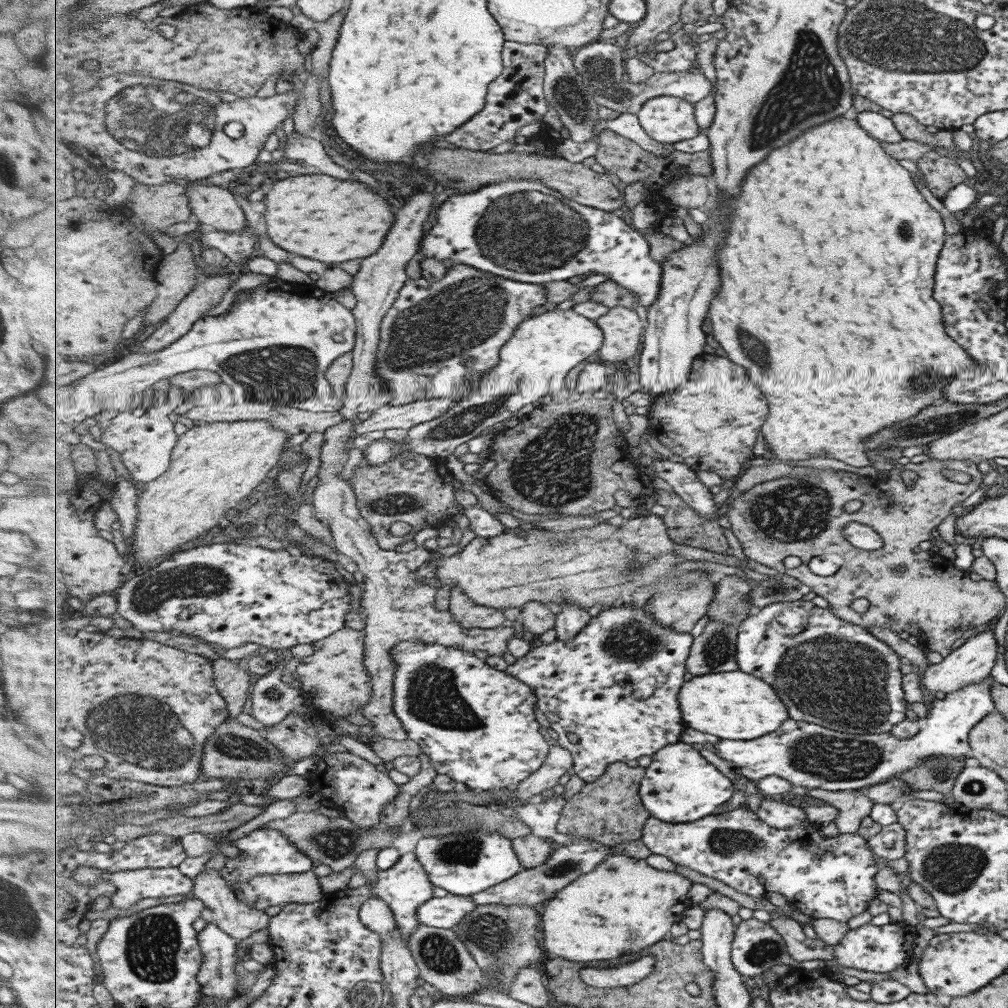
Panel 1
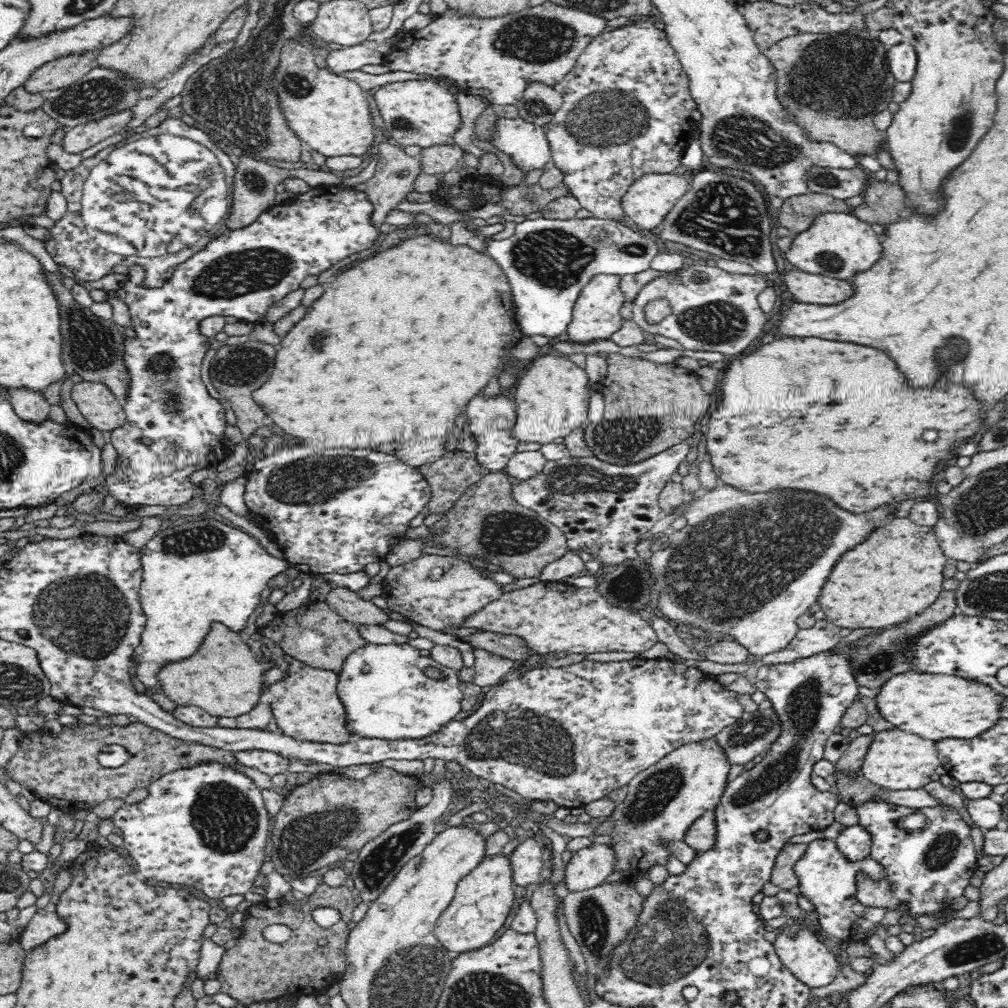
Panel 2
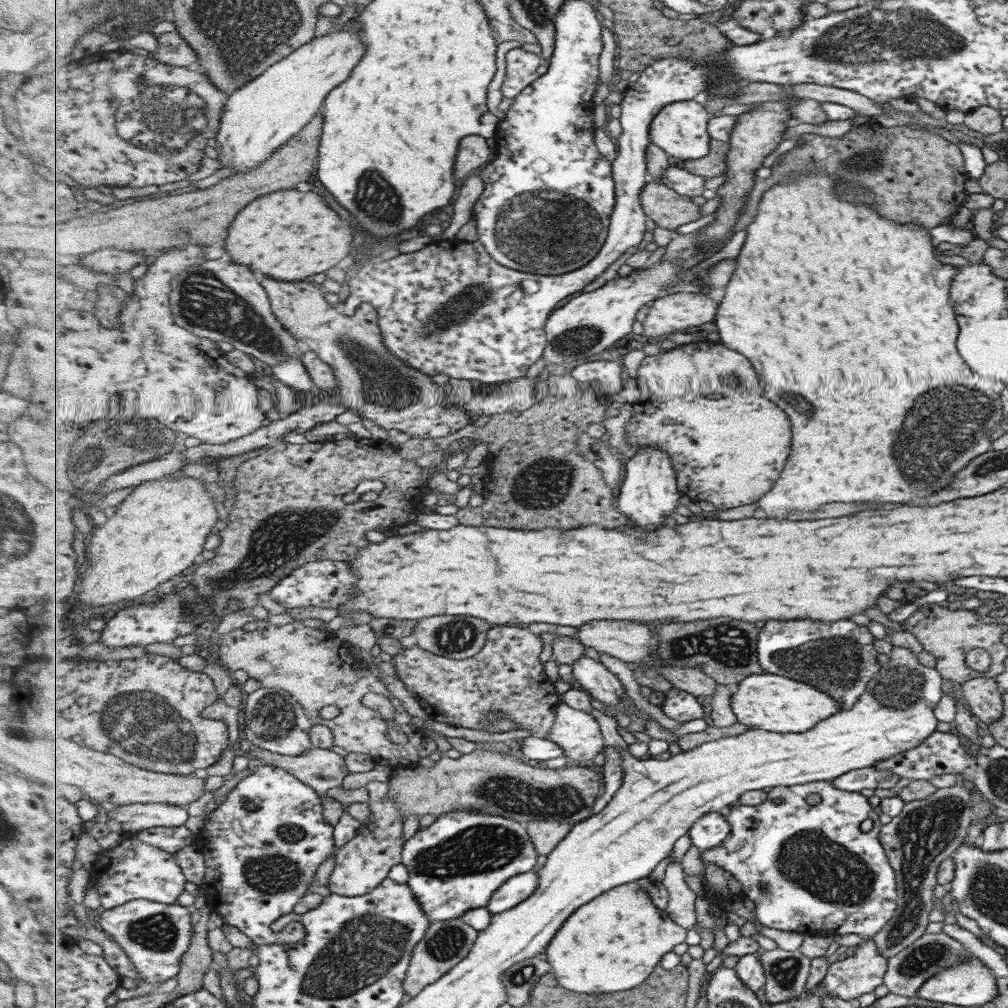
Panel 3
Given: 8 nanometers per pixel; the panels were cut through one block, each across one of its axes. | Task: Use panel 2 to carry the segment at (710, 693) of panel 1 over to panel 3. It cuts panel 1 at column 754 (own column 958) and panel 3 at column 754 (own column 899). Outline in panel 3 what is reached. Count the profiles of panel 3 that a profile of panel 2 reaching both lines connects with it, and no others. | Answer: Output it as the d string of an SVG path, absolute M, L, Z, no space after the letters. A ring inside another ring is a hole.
M767 672L747 676L739 686L735 686L731 706L737 715L737 722L751 729L784 733L811 731L820 720L827 719L839 710L839 703L833 697L812 684Z

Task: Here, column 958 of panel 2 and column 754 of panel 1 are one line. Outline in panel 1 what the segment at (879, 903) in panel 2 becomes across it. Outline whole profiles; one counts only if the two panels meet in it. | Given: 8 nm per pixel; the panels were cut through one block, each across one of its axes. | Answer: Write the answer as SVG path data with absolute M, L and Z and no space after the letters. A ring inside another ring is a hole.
M745 806L745 808L737 808L731 812L725 811L722 813L711 814L711 816L703 818L702 820L685 824L667 823L652 817L649 818L648 823L645 824L641 840L649 851L652 852L652 855L667 856L673 864L676 863L687 866L702 875L722 881L725 885L728 885L741 894L765 899L769 892L780 893L787 898L787 902L790 905L807 910L812 919L826 918L846 923L852 916L861 914L861 912L865 911L864 908L867 906L867 901L873 899L875 896L874 892L877 889L877 885L875 885L875 874L877 874L877 867L875 867L877 862L875 862L875 858L877 857L867 849L867 841L861 839L857 832L849 835L839 833L834 838L824 838L819 835L820 829L820 826L815 826L811 824L811 822L808 822L808 820L799 825L799 827L793 829L775 829L767 825L764 821L761 821L757 812L751 812L748 806Z

